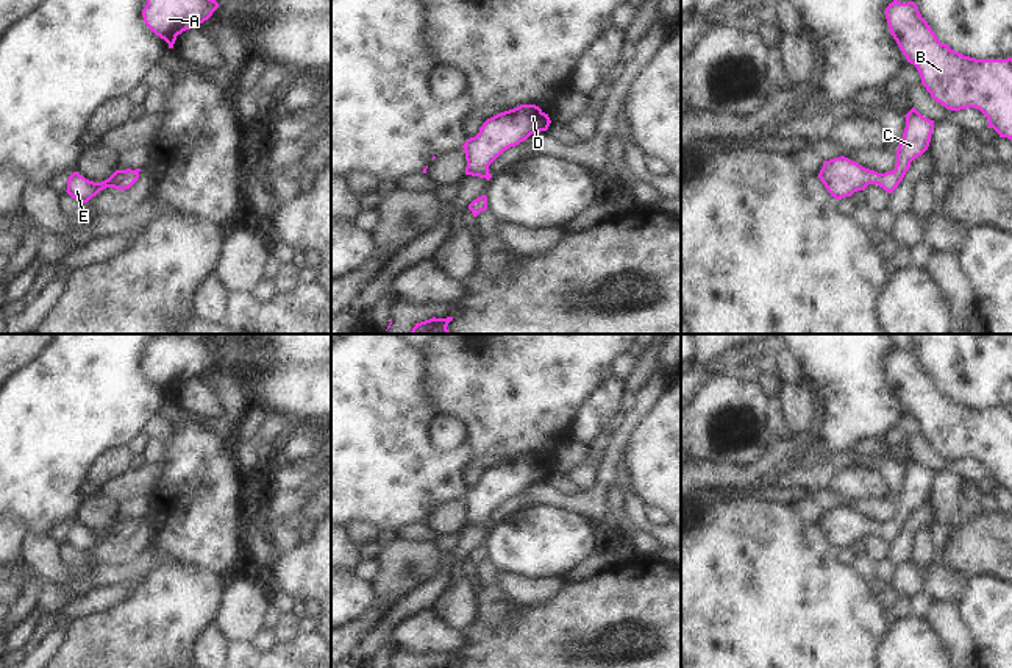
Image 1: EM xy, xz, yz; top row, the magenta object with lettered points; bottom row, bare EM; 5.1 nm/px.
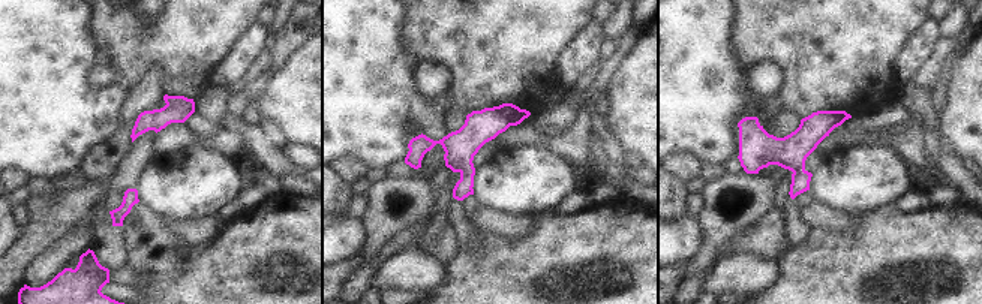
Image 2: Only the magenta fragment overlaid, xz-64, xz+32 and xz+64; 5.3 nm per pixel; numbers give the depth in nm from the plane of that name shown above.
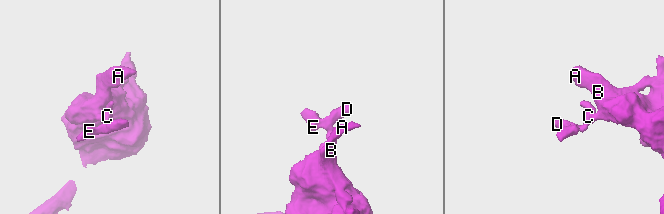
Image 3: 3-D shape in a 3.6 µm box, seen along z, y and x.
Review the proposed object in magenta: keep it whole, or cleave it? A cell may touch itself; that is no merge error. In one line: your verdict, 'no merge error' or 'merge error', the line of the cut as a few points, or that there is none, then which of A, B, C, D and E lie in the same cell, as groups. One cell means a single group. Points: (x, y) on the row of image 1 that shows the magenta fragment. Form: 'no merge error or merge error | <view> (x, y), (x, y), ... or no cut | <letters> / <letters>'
no merge error | no cut | A B C D E

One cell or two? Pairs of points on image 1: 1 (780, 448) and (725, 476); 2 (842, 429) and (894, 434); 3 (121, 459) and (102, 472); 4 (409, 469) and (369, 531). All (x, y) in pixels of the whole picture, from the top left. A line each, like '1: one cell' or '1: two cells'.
1: one cell
2: two cells
3: one cell
4: two cells

